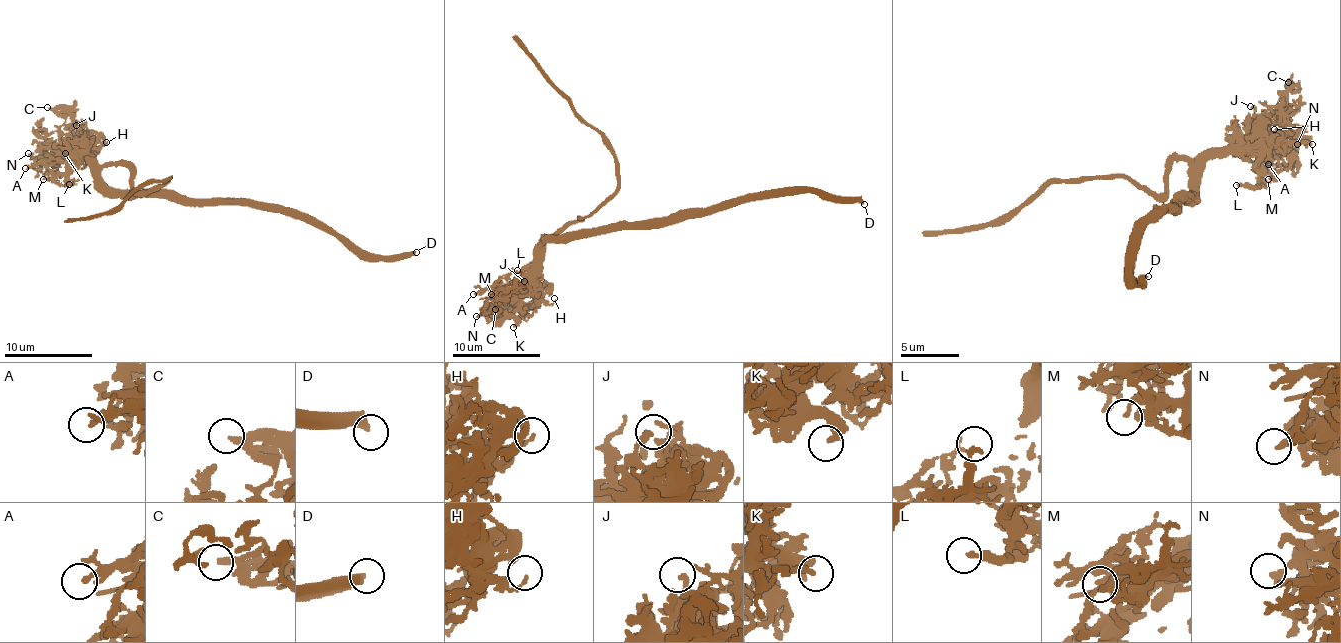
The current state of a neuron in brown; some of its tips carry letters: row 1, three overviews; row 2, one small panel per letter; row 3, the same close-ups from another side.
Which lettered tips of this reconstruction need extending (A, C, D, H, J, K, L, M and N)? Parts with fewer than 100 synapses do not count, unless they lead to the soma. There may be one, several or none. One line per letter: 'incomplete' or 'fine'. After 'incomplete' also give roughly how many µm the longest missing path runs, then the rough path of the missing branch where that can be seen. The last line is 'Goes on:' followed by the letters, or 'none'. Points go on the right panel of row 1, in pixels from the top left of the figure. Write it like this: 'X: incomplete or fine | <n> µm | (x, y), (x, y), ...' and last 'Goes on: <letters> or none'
A: fine
C: fine
D: fine
H: fine
J: fine
K: fine
L: fine
M: fine
N: fine
Goes on: none

